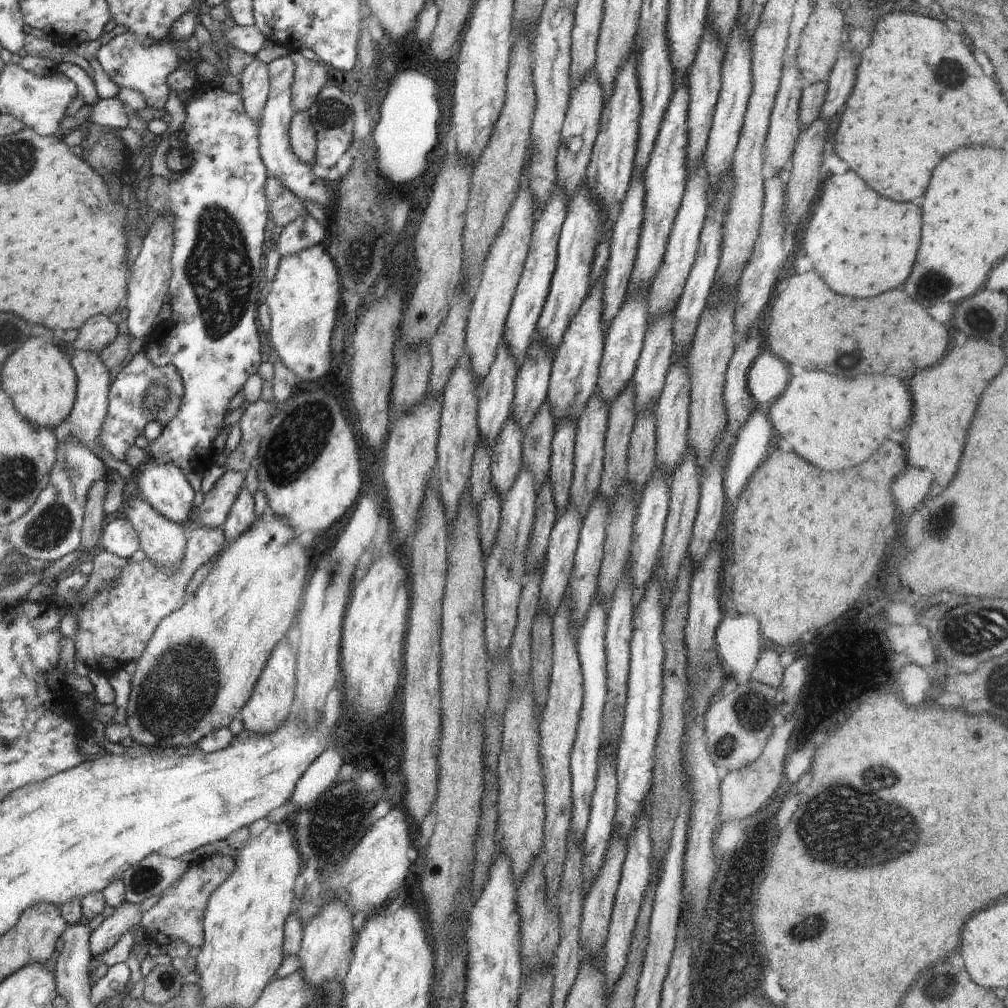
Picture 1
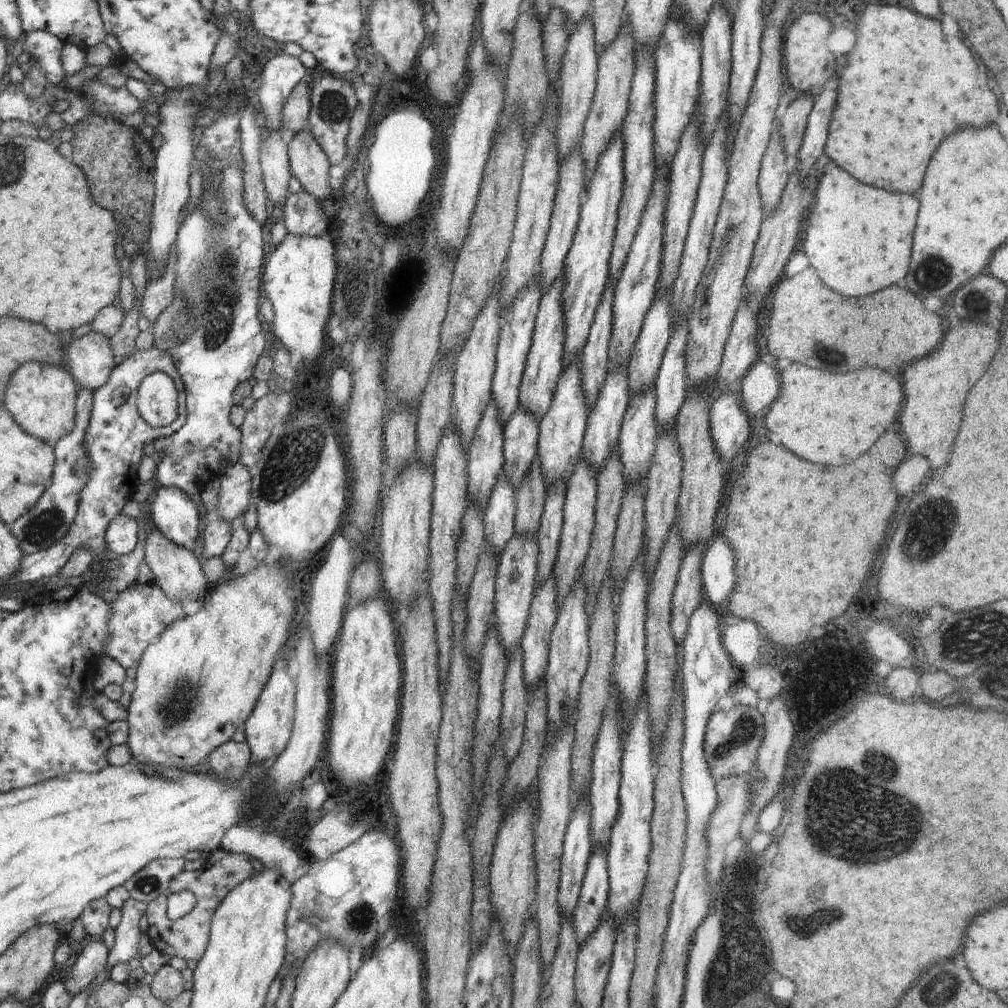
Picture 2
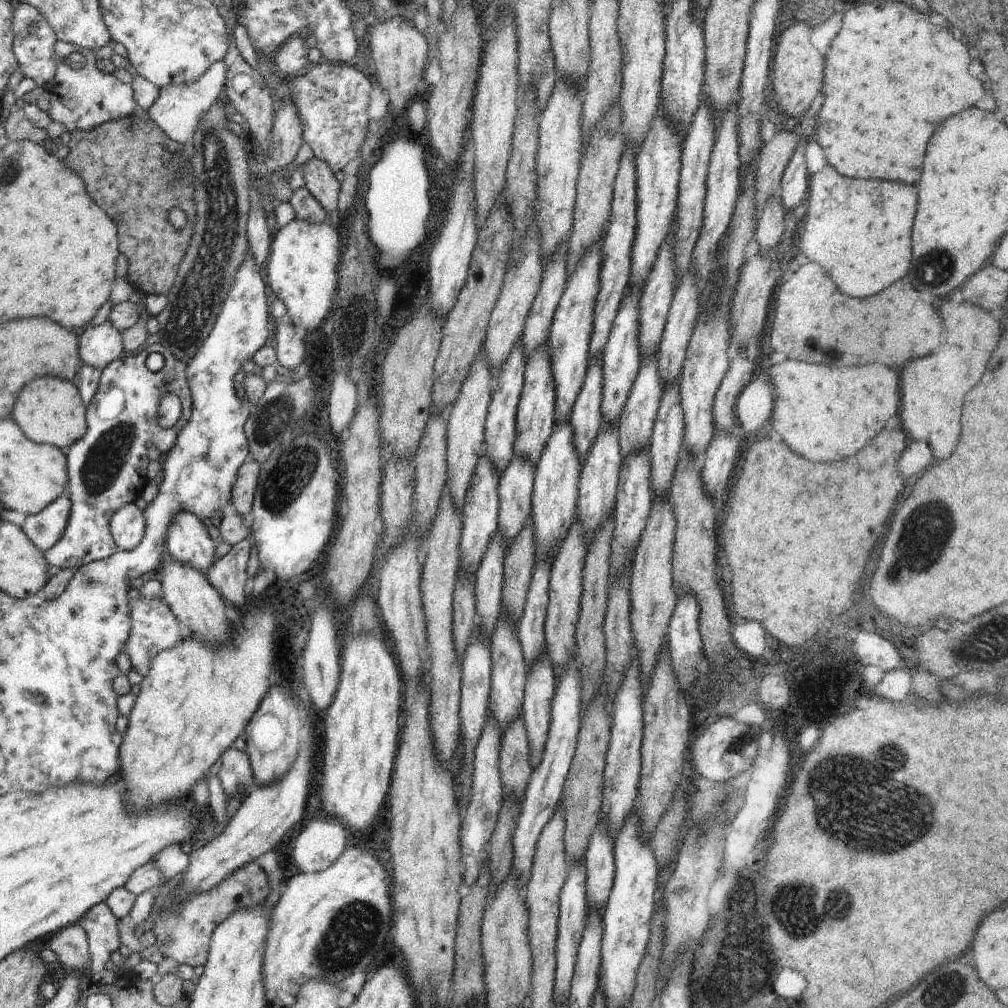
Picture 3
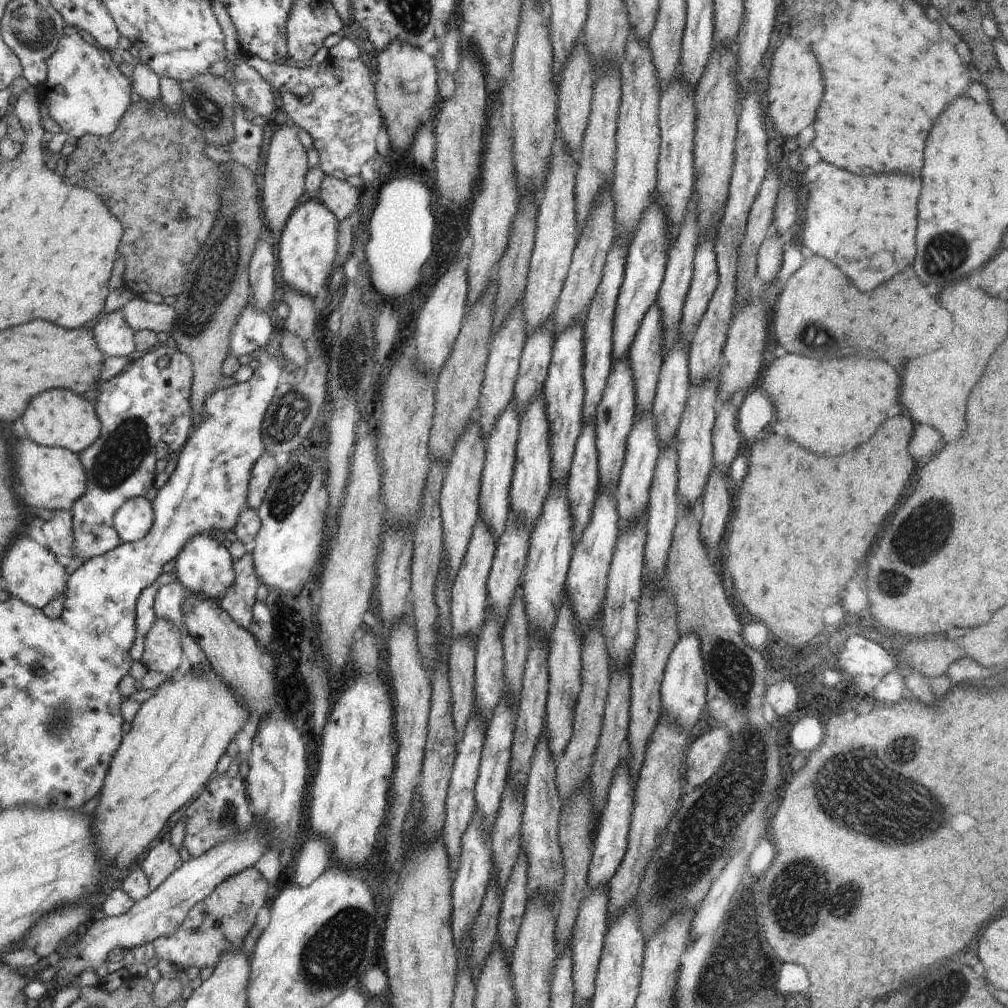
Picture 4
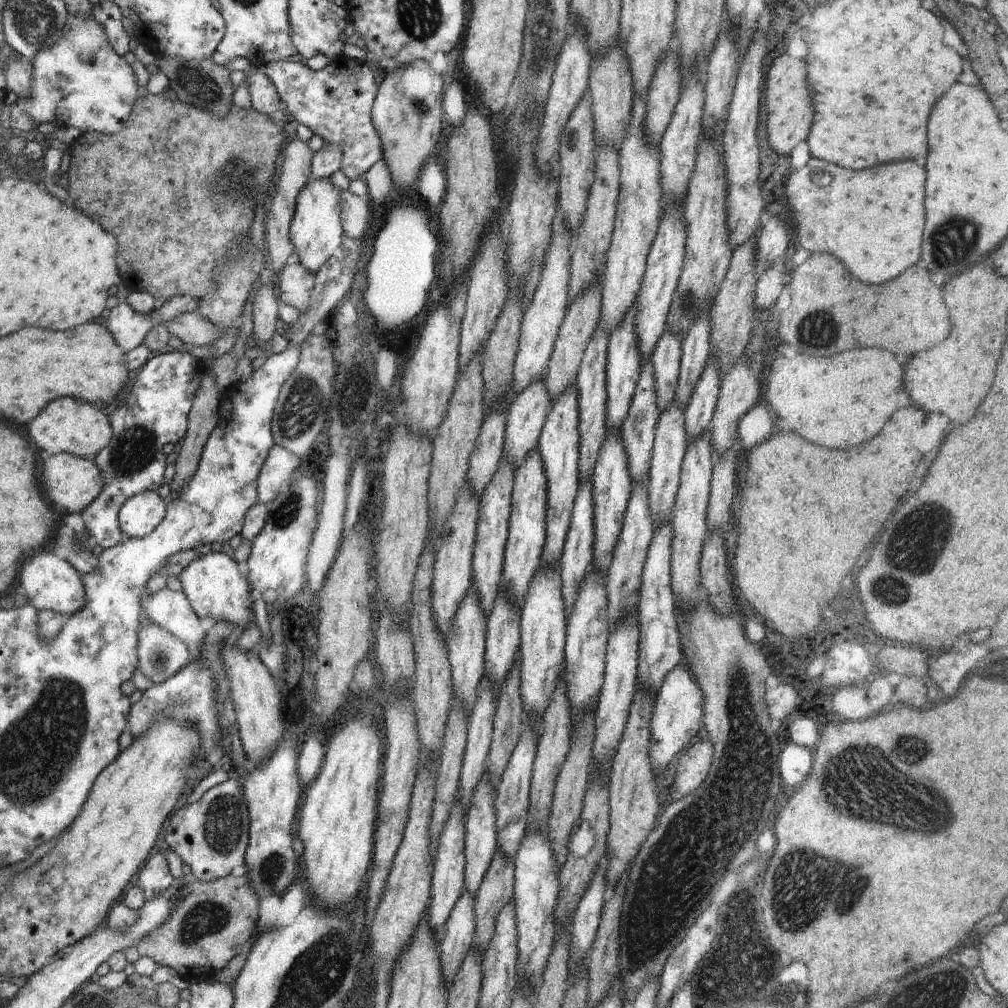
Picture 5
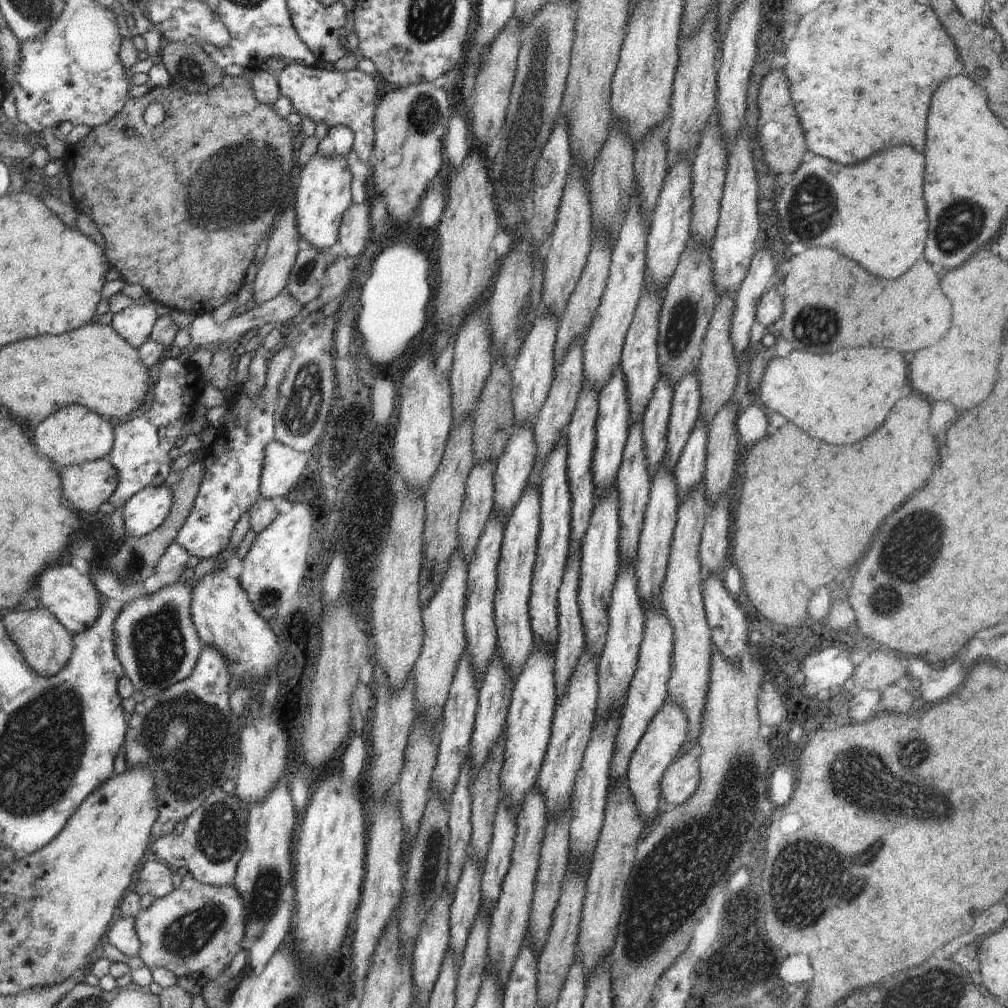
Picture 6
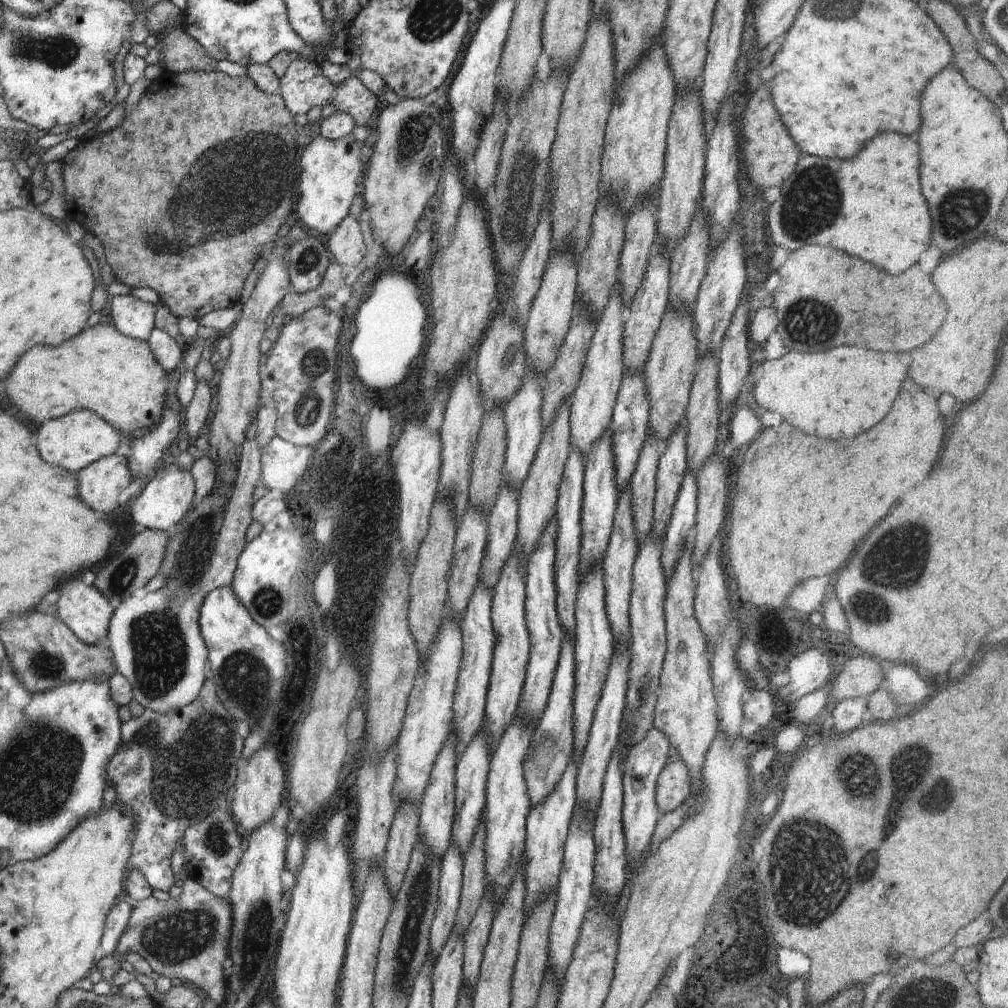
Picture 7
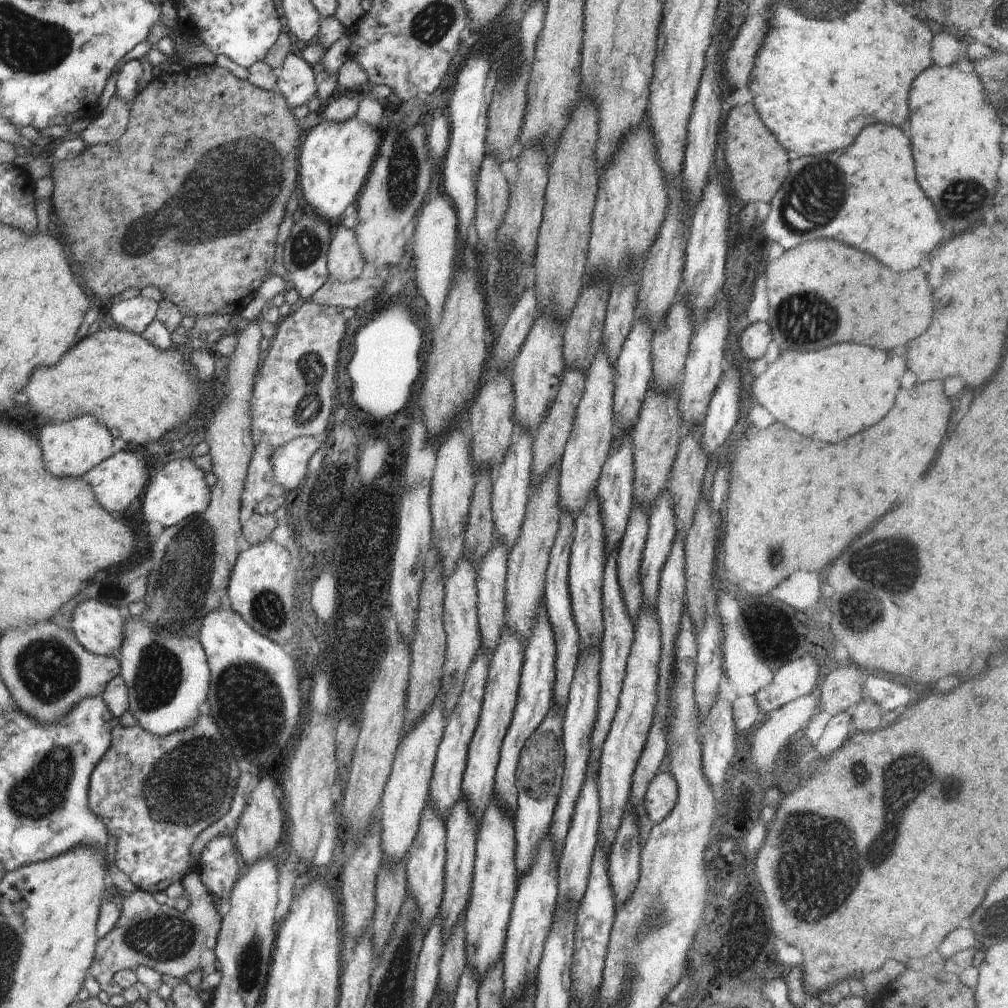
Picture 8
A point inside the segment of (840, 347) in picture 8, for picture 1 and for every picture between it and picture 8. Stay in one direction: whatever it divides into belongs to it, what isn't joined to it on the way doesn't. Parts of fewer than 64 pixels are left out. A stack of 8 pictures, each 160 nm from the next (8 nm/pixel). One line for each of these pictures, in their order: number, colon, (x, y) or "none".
1: (835, 423)
2: (824, 417)
3: (825, 413)
4: (831, 406)
5: (842, 401)
6: (840, 398)
7: (841, 393)

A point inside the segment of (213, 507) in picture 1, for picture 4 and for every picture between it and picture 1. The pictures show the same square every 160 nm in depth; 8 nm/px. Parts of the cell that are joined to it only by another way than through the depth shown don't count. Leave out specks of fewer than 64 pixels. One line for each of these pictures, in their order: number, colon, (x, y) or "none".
2: (235, 484)
3: (243, 492)
4: (264, 470)

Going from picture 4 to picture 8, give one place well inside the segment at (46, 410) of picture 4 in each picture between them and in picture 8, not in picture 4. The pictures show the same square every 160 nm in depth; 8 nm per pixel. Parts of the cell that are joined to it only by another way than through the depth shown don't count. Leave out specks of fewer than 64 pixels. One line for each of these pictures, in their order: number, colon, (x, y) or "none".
5: (68, 425)
6: (72, 435)
7: (73, 441)
8: (71, 448)

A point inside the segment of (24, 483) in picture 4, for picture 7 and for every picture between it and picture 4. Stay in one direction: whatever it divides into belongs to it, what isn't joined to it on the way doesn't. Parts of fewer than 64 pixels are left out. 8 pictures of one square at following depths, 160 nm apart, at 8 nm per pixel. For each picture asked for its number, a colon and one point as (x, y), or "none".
5: (72, 483)
6: (85, 486)
7: (99, 484)

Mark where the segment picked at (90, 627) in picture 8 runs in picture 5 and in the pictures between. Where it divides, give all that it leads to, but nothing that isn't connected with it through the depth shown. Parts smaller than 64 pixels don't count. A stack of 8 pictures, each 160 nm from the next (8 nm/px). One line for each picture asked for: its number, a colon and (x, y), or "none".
5: (50, 583)
6: (72, 597)
7: (83, 608)

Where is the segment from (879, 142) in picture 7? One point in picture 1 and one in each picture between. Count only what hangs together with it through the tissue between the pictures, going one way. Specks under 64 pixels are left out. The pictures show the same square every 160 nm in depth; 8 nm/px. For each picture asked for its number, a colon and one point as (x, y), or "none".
1: (861, 244)
2: (859, 238)
3: (858, 230)
4: (844, 214)
5: (872, 220)
6: (825, 204)

